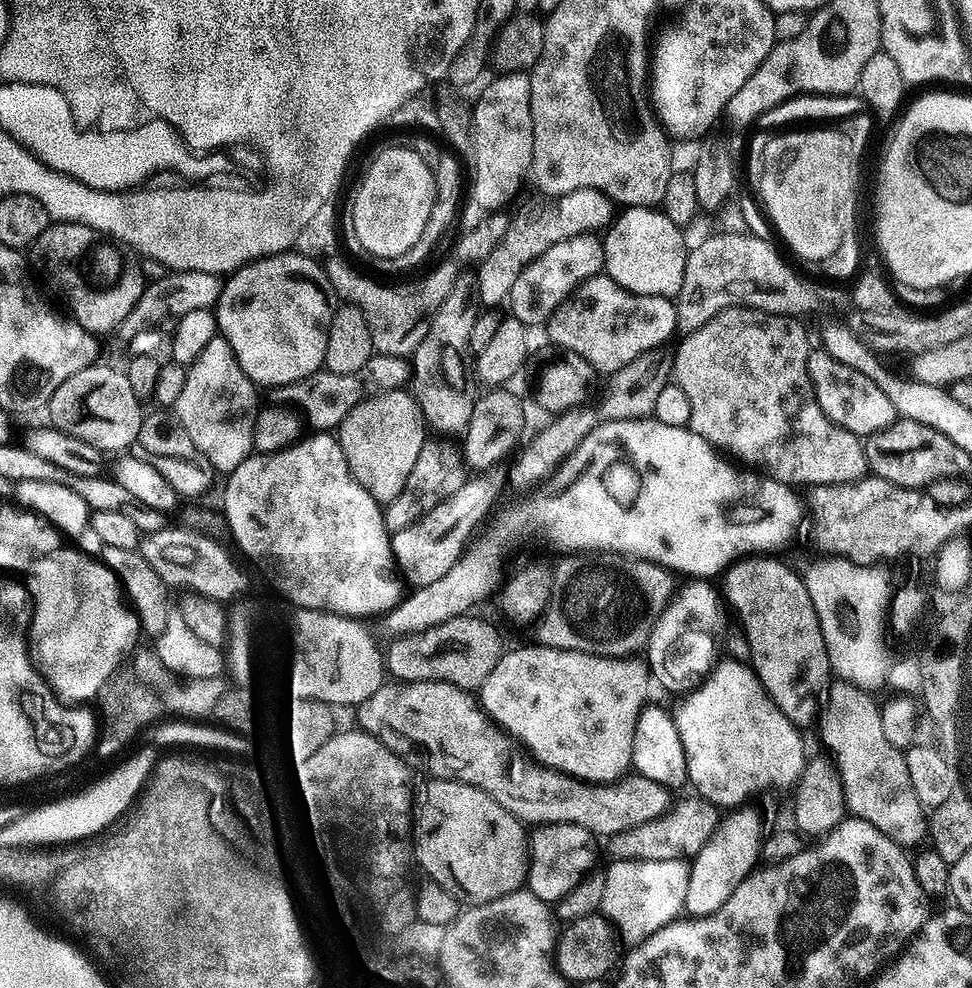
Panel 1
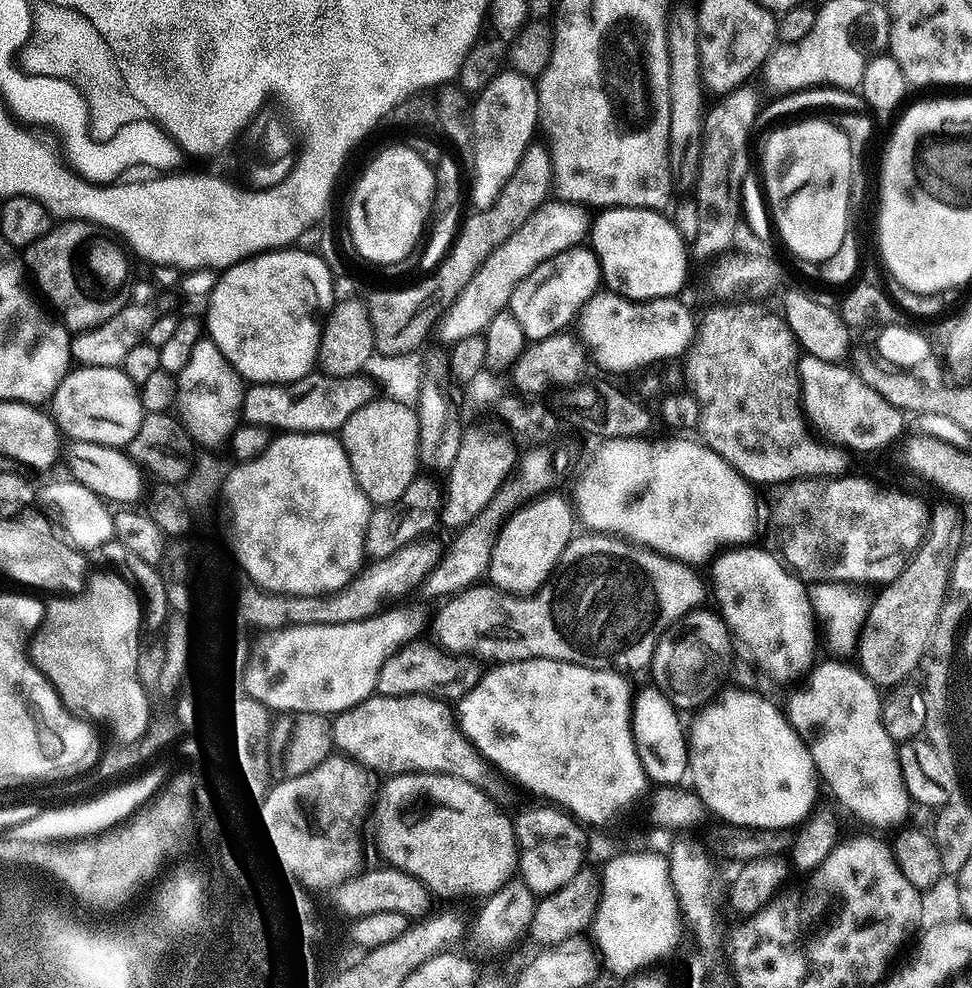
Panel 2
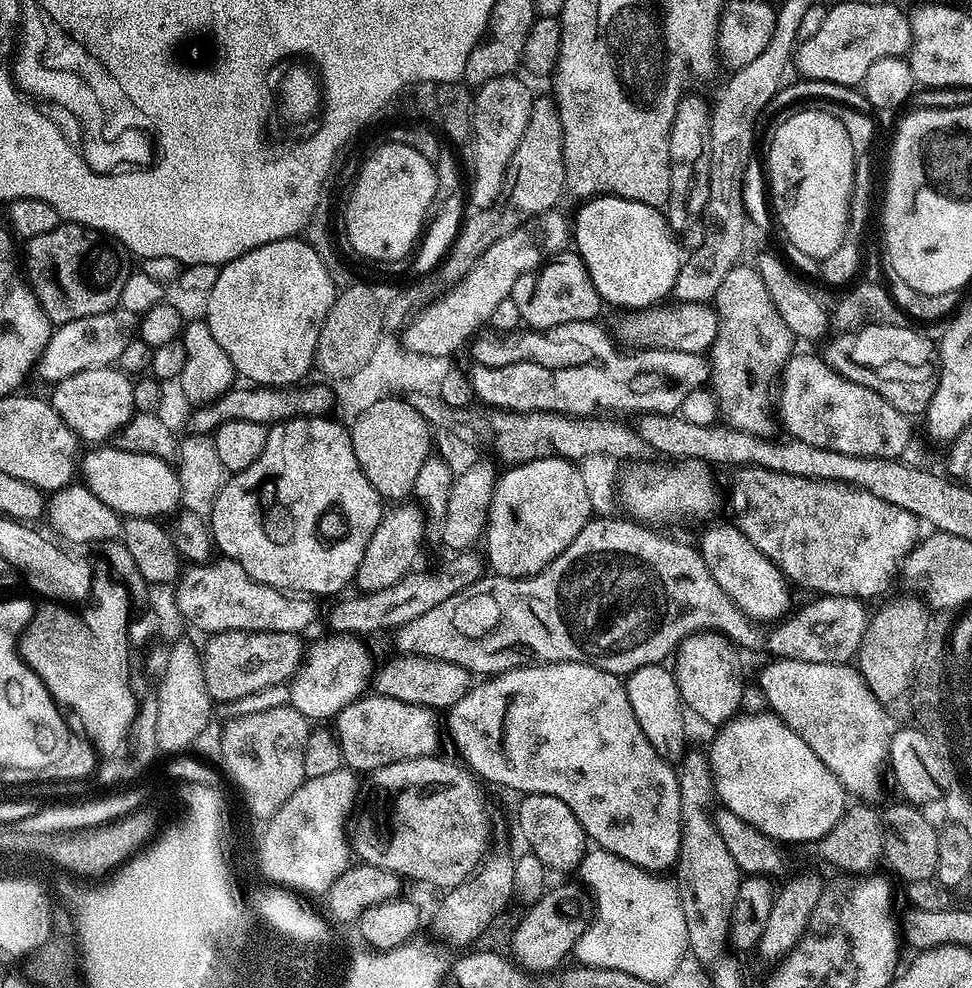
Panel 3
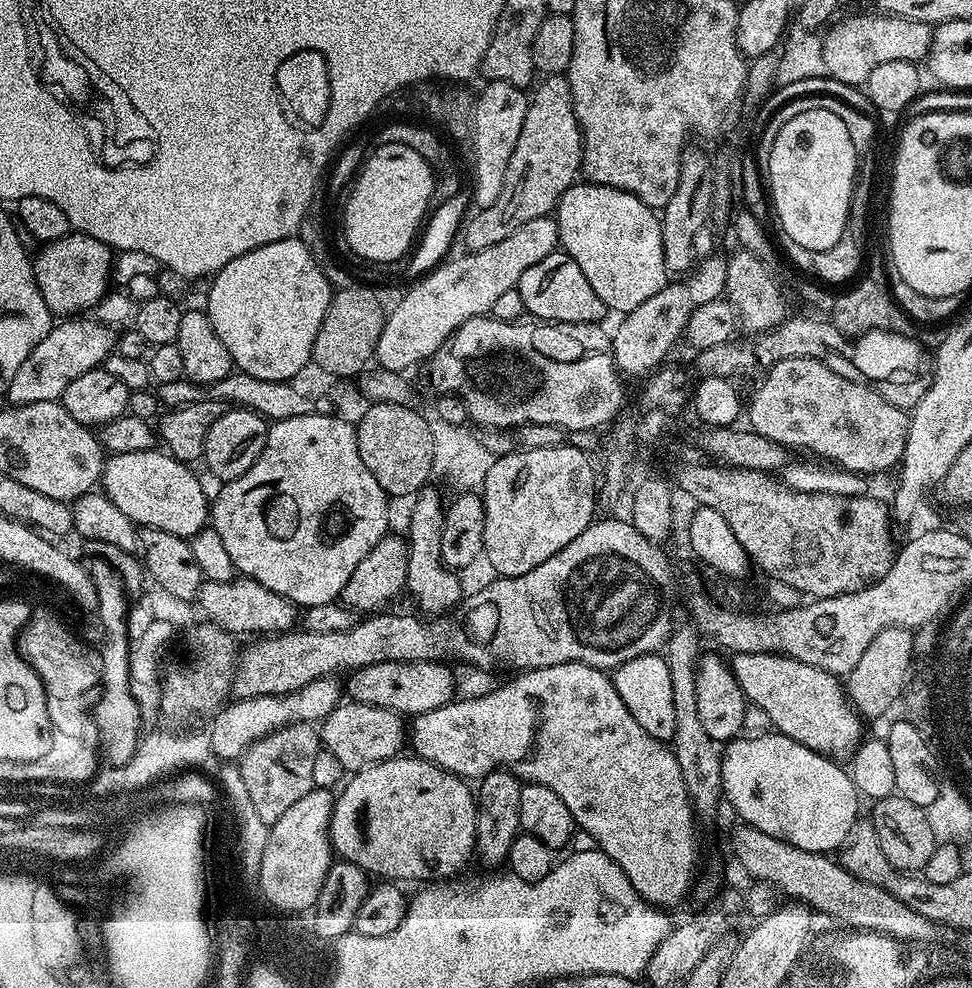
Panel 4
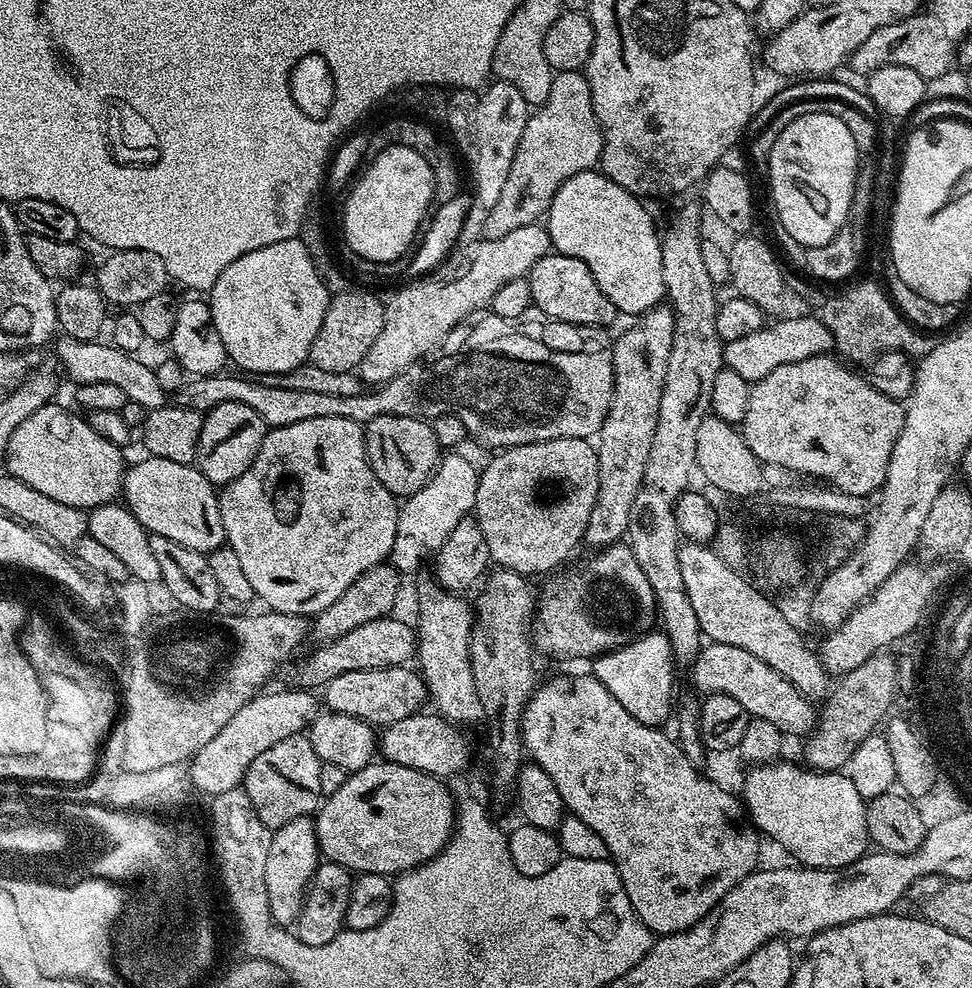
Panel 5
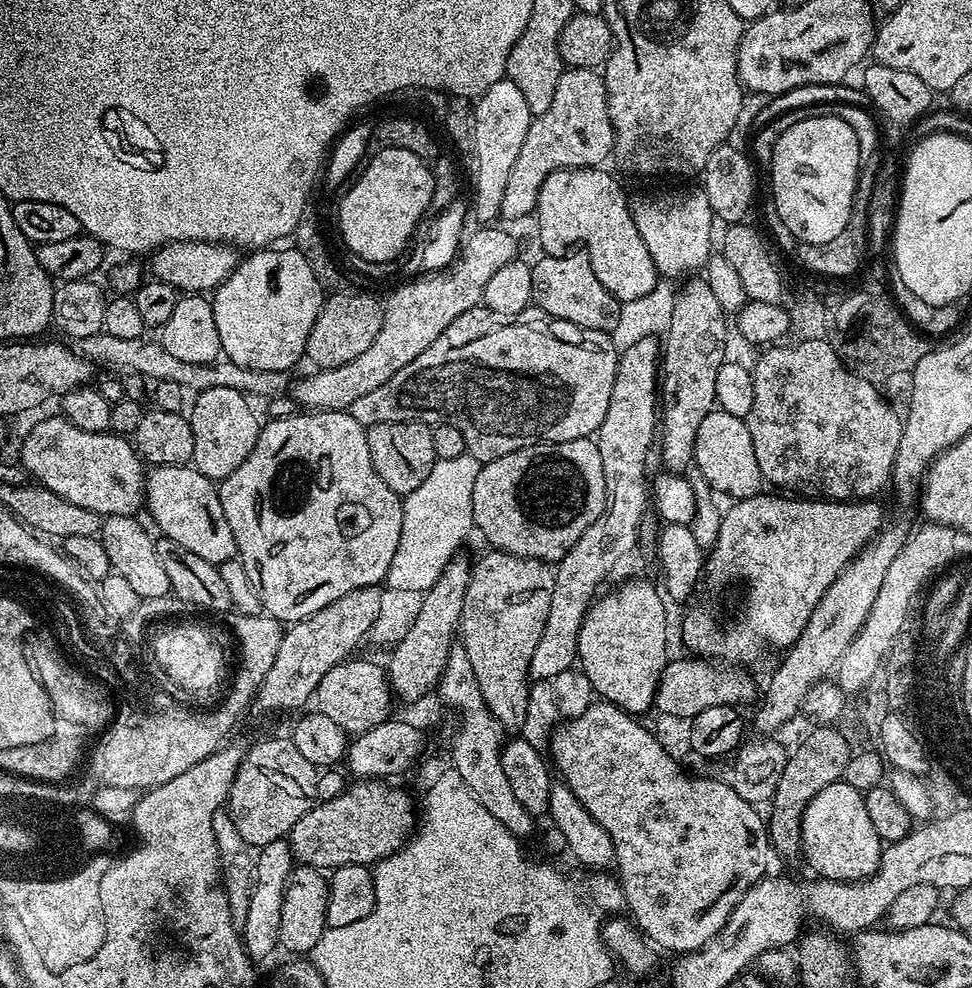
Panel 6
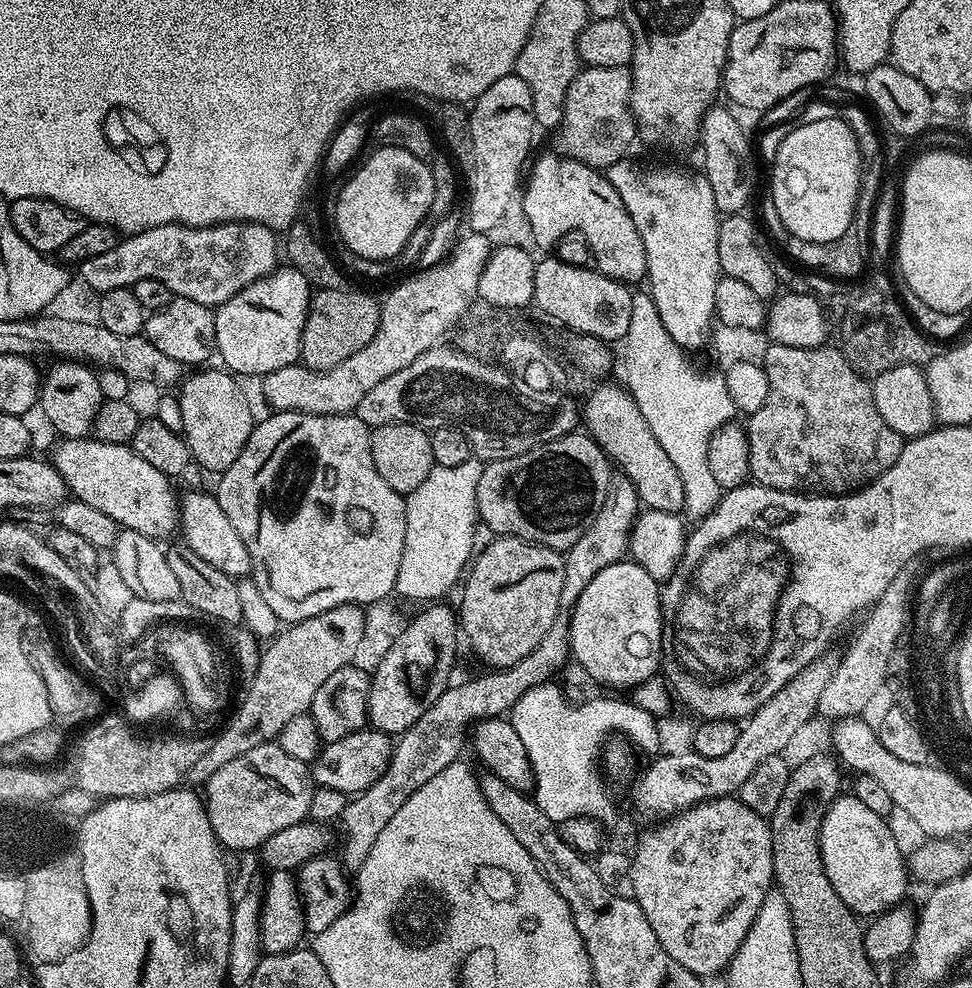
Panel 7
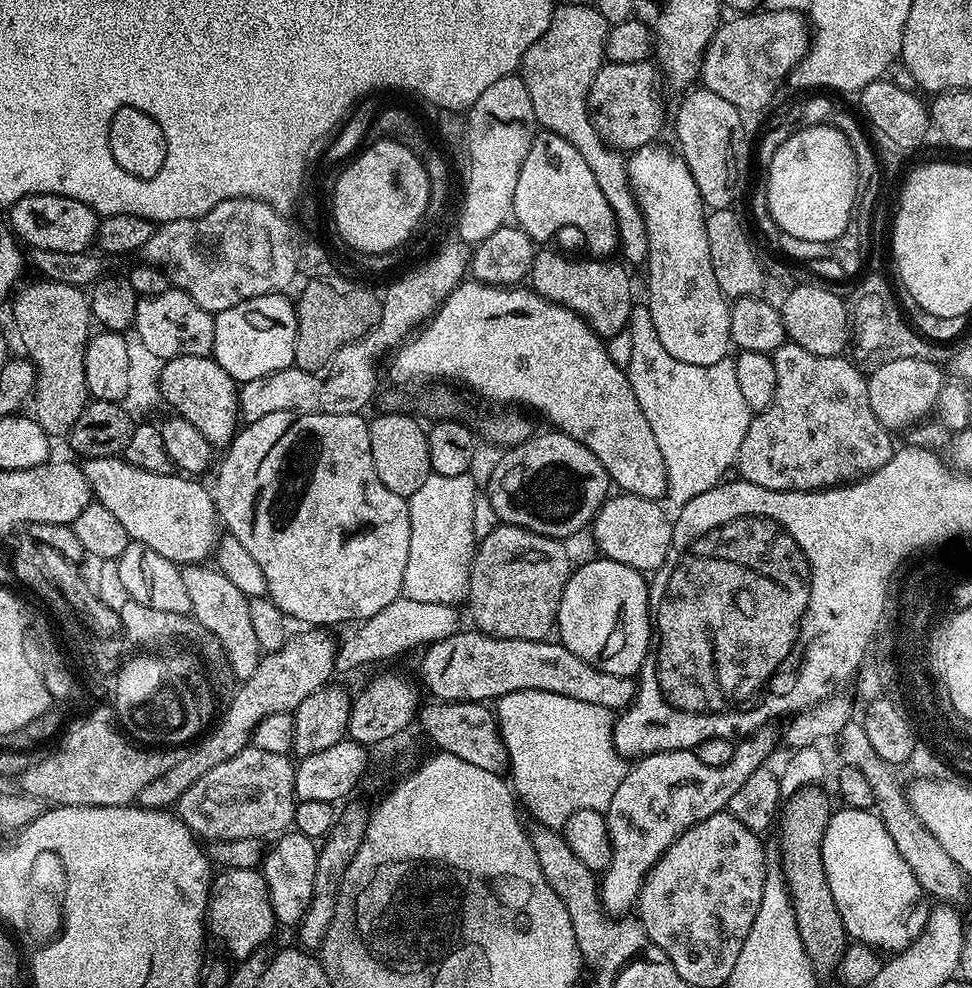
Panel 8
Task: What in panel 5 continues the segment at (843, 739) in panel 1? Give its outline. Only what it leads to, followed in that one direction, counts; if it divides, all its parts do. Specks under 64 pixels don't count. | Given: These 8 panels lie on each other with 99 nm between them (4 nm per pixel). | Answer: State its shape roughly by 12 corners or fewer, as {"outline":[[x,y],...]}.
{"outline":[[729,644],[694,658],[700,694],[807,737],[818,708],[793,681]]}

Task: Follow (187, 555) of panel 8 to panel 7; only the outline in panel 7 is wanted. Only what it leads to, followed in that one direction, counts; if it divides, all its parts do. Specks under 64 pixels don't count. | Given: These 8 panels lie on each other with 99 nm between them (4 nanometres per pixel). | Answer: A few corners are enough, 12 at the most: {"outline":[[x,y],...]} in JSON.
{"outline":[[64,438],[75,499],[121,528],[177,531],[173,481],[131,446]]}

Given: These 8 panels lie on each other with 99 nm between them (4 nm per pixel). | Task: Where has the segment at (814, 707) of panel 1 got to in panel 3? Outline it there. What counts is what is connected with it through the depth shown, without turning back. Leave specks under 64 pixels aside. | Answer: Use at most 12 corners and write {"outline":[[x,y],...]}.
{"outline":[[731,523],[698,549],[751,621],[779,621],[789,581]]}

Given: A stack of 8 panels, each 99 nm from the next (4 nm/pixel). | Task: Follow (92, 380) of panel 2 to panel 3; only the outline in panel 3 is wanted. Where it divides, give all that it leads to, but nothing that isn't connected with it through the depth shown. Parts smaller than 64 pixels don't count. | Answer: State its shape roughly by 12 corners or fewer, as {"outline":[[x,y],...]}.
{"outline":[[116,366],[82,370],[50,403],[81,441],[108,442],[134,415]]}

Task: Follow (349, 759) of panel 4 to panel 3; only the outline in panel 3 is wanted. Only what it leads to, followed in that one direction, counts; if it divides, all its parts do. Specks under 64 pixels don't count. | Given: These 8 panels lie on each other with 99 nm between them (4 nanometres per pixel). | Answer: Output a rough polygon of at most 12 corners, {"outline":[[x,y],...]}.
{"outline":[[361,696],[334,718],[357,773],[440,744],[424,704]]}

